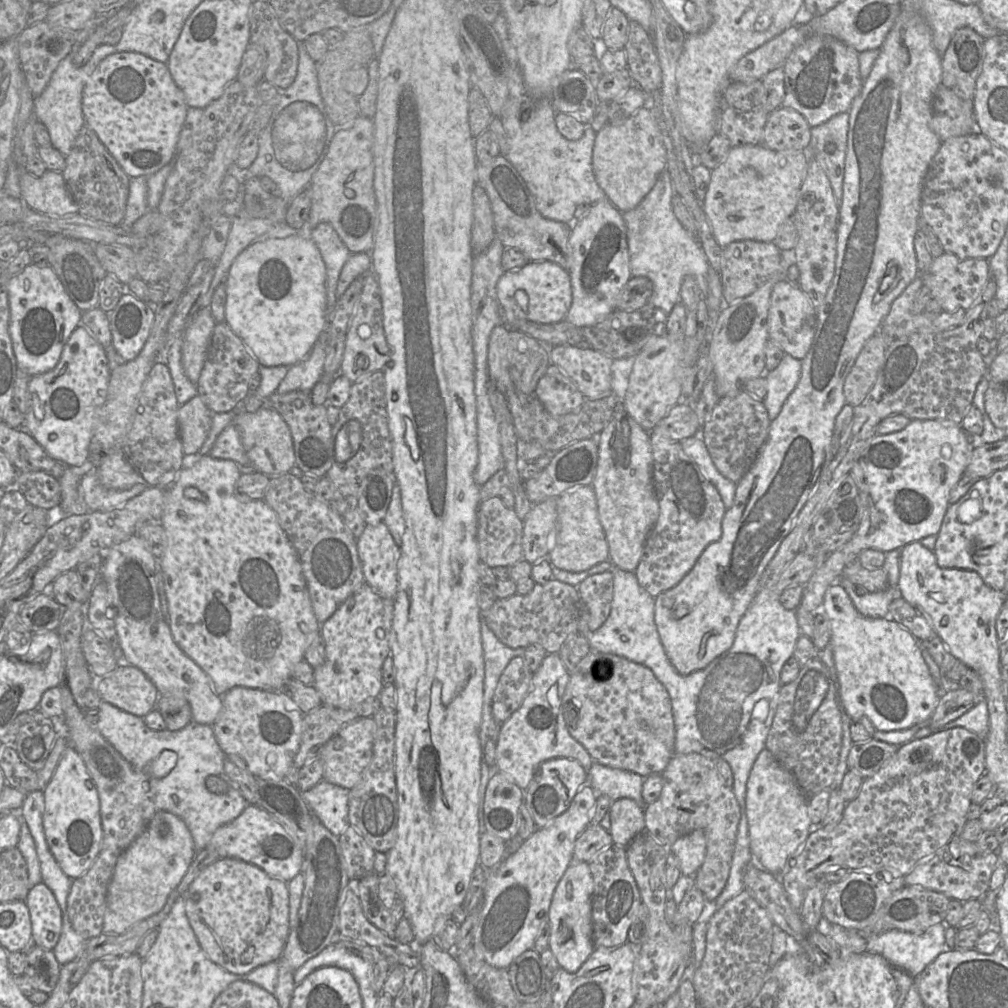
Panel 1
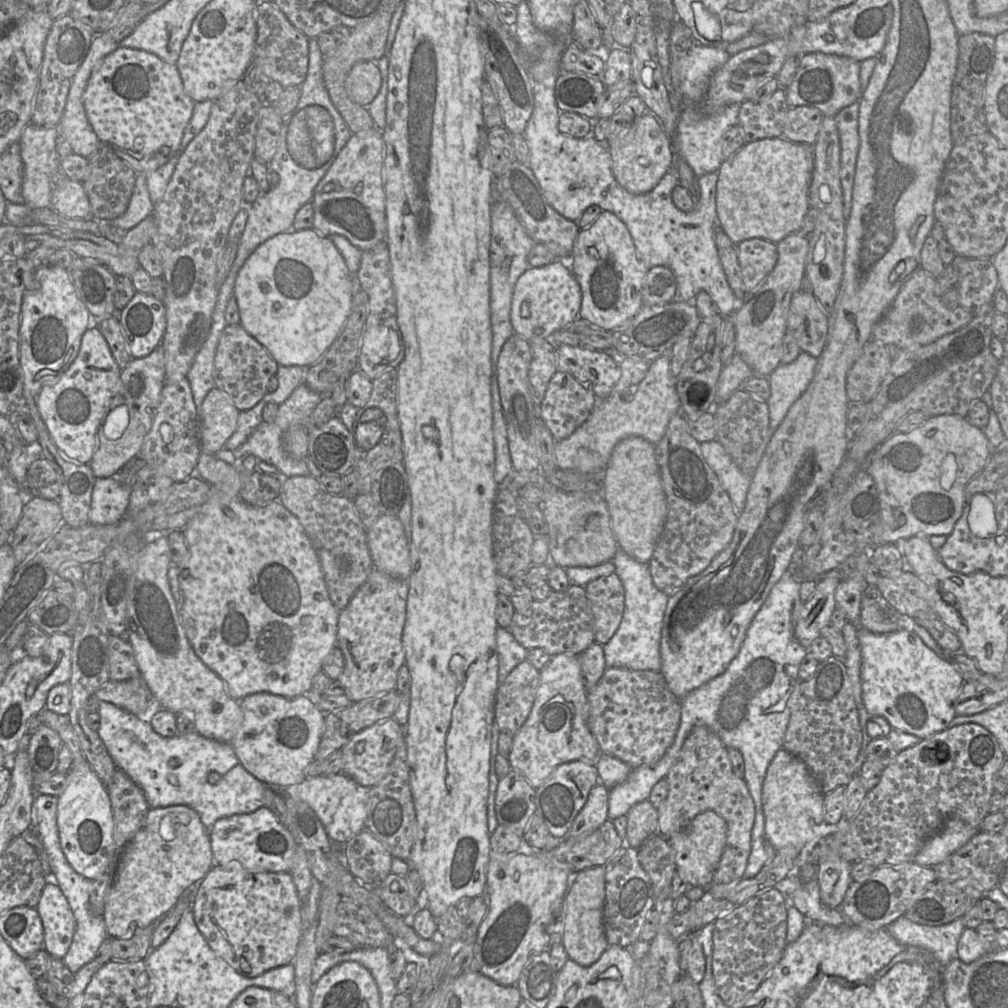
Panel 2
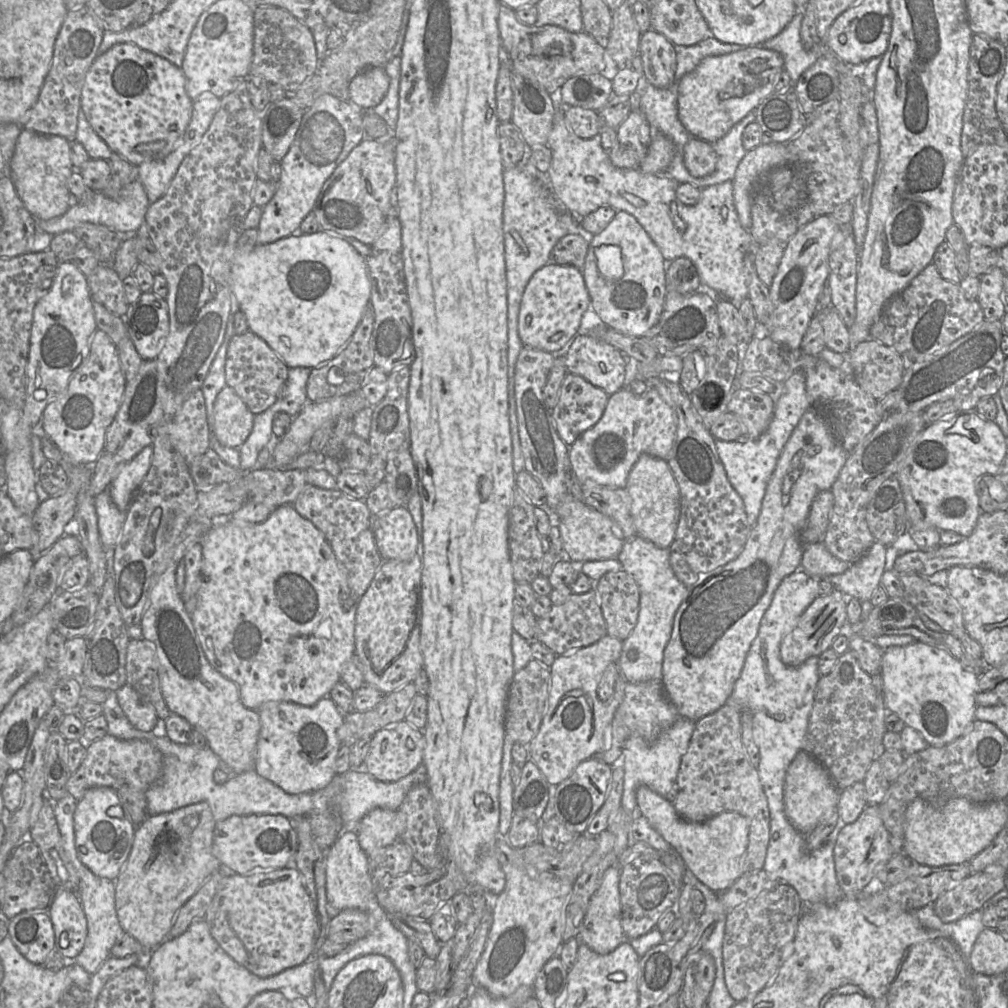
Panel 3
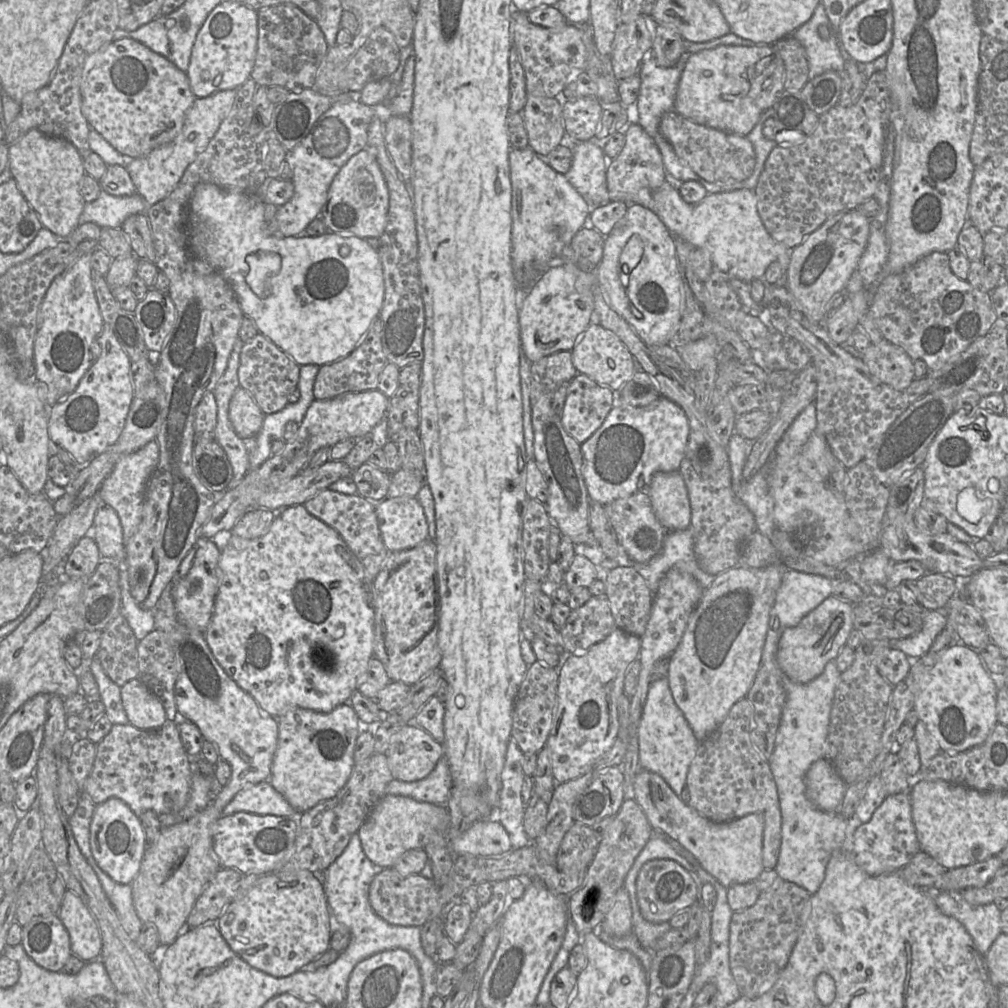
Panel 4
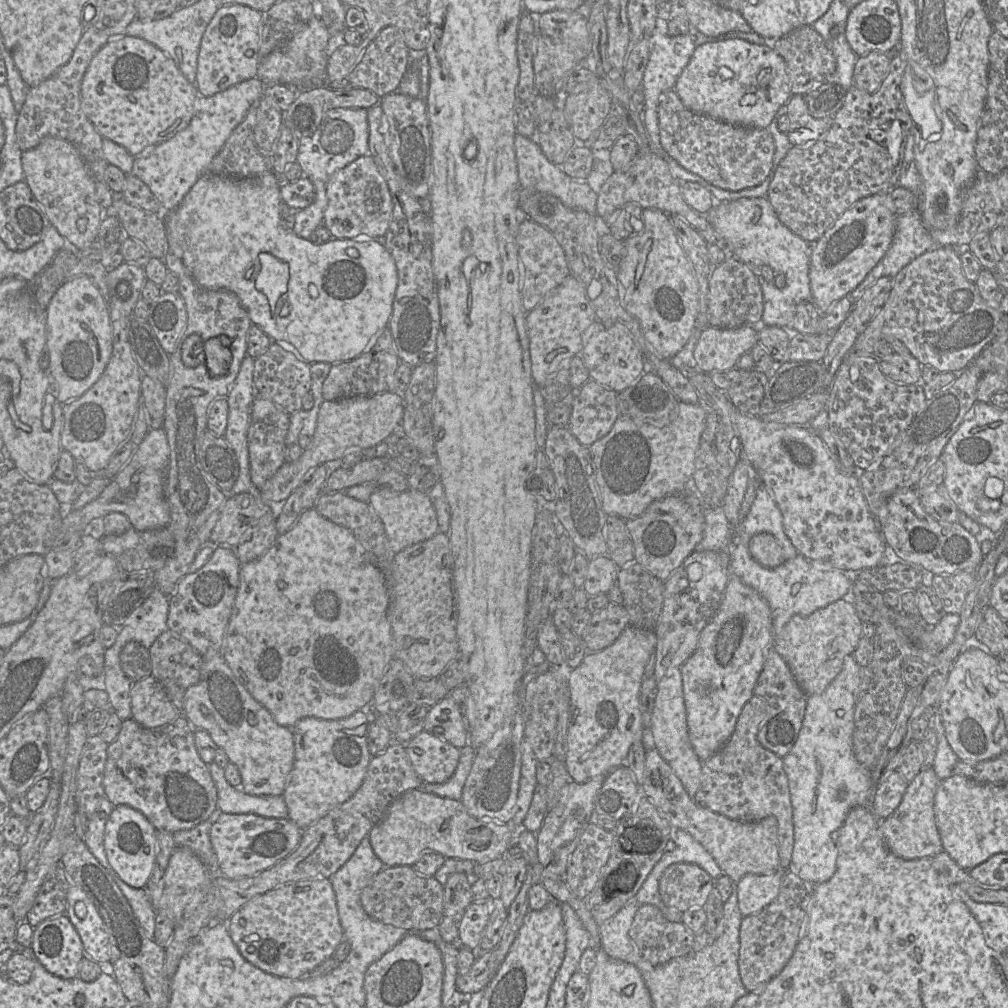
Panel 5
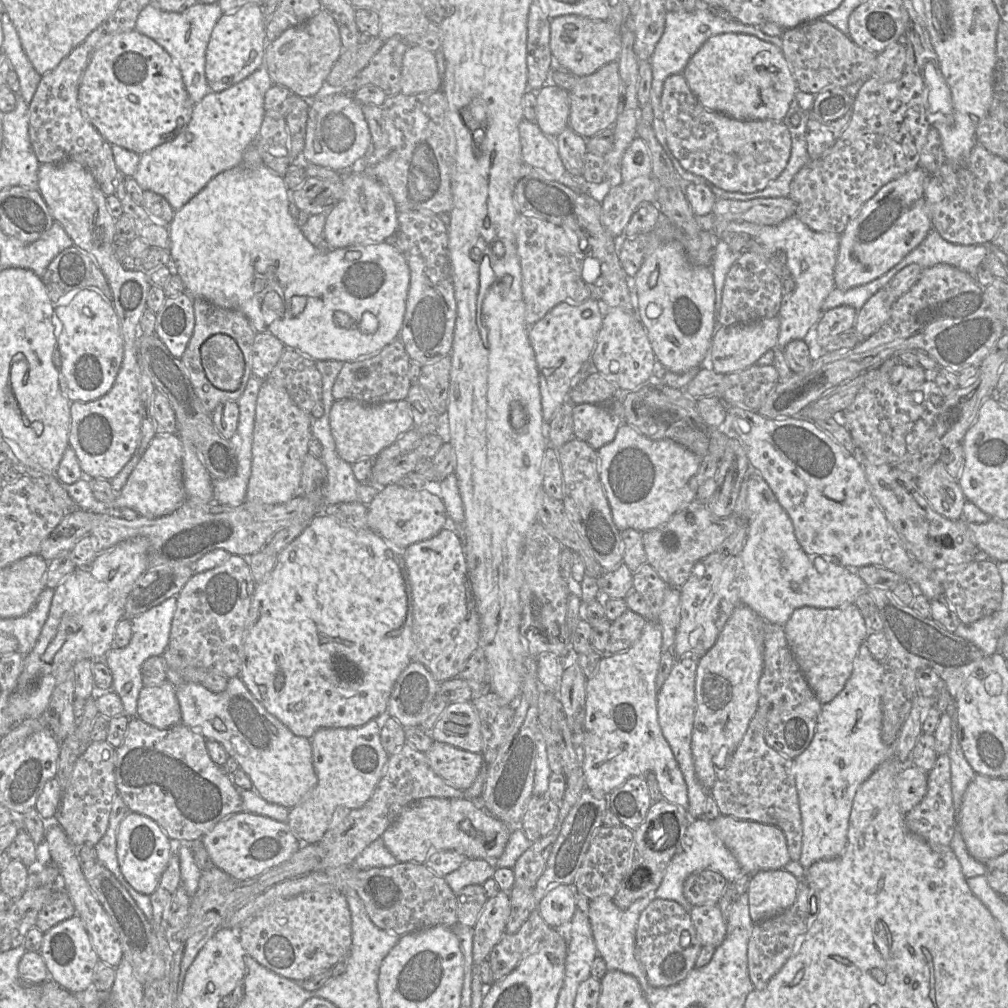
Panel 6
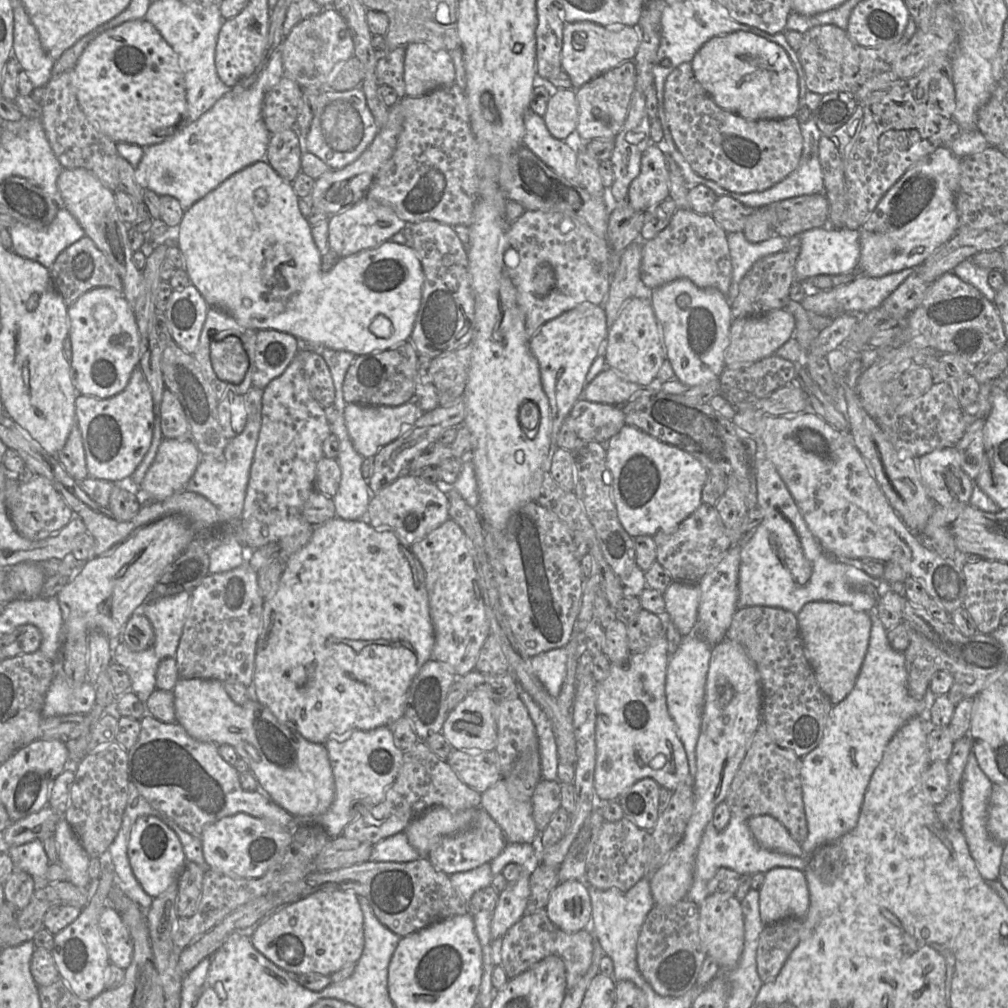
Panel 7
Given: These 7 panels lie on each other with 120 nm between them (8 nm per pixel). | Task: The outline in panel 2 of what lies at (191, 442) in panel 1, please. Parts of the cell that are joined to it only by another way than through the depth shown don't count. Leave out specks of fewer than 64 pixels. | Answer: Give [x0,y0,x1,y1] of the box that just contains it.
[199,388,239,454]

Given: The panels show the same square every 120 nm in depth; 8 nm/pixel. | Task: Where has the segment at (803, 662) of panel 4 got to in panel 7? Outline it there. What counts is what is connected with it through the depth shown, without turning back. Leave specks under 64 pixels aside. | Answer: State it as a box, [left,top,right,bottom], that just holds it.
[796,601,872,705]

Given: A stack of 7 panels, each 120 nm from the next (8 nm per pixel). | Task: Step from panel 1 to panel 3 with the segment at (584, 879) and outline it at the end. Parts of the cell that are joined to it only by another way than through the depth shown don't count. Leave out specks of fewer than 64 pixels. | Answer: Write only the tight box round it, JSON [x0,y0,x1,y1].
[574,866,627,955]

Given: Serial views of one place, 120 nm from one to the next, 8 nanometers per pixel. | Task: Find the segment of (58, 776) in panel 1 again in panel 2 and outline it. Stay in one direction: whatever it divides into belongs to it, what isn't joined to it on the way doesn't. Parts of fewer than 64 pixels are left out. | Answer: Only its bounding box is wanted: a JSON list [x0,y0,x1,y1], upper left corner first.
[39,707,119,880]

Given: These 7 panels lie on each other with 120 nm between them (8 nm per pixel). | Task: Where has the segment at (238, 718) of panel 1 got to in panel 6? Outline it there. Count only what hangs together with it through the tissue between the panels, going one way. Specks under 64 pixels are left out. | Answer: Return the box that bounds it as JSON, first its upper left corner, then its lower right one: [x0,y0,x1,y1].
[286,720,389,843]

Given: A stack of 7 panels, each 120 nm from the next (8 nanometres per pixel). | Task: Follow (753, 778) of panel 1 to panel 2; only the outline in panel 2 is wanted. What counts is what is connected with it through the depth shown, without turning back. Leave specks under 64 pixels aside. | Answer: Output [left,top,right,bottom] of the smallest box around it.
[761,749,824,851]

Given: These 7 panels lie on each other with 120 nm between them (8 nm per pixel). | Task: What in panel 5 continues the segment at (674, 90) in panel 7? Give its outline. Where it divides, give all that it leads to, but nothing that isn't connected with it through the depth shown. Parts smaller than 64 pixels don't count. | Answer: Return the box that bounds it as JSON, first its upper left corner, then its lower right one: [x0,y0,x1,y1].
[658,88,775,192]

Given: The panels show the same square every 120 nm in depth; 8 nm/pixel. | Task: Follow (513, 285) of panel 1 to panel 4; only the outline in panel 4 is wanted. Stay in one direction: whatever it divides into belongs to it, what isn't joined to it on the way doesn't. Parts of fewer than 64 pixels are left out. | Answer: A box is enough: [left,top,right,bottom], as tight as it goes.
[519,259,596,363]

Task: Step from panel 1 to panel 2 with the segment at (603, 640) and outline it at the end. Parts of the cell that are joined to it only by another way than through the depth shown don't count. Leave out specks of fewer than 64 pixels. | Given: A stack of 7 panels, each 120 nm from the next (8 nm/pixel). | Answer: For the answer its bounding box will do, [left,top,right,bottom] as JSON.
[564,549,807,878]

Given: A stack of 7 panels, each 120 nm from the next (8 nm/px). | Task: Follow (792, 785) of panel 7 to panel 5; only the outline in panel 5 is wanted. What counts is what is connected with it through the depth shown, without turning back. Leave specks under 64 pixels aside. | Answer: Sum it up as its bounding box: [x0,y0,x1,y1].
[701,696,794,871]

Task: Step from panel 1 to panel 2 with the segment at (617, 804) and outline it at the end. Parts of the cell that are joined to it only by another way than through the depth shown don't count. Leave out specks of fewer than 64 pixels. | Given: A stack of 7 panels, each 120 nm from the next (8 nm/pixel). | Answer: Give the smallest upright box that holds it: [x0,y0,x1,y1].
[626,801,658,849]

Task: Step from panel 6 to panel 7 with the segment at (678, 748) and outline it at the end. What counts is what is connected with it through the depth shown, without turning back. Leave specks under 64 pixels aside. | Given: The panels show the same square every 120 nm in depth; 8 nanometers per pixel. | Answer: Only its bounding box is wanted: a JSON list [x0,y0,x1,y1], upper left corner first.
[665,633,712,780]

